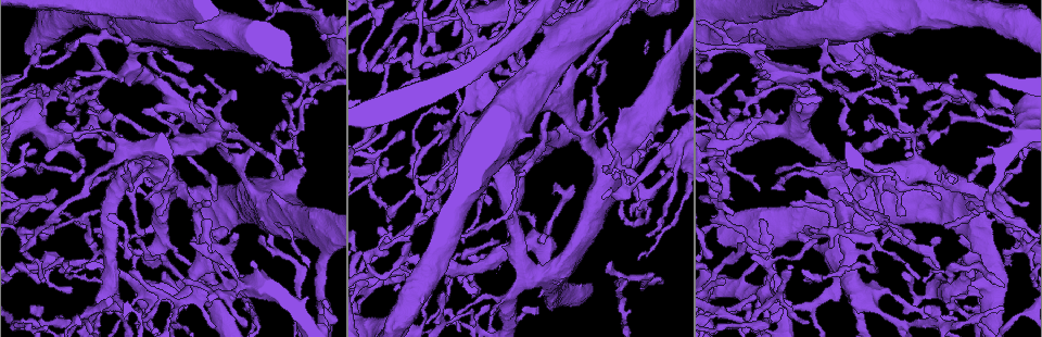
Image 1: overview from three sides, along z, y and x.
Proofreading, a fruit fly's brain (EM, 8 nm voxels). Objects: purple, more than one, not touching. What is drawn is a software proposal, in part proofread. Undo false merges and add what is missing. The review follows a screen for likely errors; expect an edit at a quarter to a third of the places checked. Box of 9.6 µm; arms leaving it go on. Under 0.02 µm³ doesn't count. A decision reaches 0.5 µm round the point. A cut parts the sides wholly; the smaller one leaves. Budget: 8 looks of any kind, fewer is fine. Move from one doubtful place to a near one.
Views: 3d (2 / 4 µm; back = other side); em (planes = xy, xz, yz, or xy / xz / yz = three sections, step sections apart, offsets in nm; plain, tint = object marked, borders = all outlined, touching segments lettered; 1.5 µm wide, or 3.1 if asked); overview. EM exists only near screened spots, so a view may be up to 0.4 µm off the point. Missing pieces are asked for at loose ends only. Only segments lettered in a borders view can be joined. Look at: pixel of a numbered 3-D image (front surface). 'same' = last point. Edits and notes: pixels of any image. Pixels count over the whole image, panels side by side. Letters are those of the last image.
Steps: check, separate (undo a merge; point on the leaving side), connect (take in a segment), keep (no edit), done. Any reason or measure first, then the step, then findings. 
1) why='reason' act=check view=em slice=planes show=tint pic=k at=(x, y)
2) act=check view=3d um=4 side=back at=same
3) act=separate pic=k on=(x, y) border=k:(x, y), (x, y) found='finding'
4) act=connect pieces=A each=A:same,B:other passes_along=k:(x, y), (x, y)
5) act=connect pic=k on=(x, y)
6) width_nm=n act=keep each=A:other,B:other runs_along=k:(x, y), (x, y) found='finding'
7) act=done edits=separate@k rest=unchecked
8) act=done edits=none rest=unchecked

why='free end' act=check view=em slice=planes show=borders pic=1 at=(143, 108)

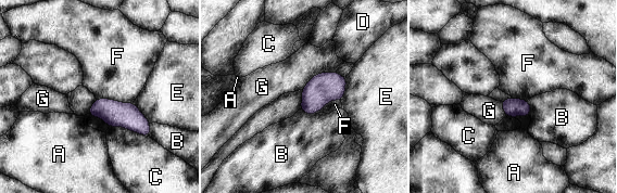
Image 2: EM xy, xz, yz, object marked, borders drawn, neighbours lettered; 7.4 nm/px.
longest_contact=C:320nm act=keep each=A:other,B:other,C:other,D:other,E:other,F:other,G:other border=2:(96, 98), (133, 102) found='none of them fits'

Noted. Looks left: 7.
why='long arm stops here' act=check view=em slice=xy step=4 show=tint pic=1 at=(934, 86)

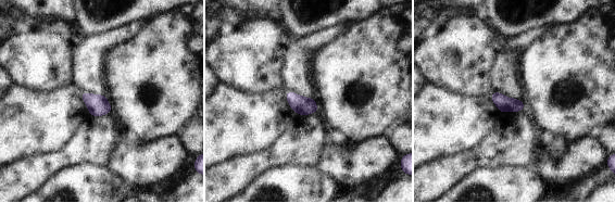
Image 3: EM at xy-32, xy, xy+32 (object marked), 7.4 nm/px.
why='cut it another way' act=check view=em slice=xz step=4 show=borders at=same

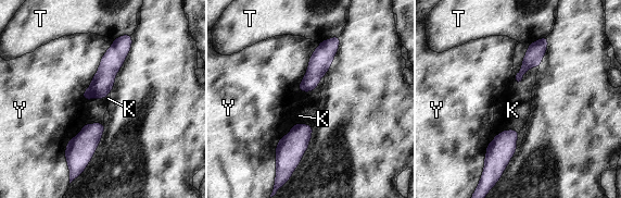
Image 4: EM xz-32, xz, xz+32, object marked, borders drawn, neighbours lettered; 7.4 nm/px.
act=keep each=K:other,T:other,Y:other border=4:(113, 39), (83, 93), (84, 101) found='no lettered segment goes on from it'

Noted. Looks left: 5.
act=check view=em slice=xy step=8 show=borders pic=1 at=(948, 229)

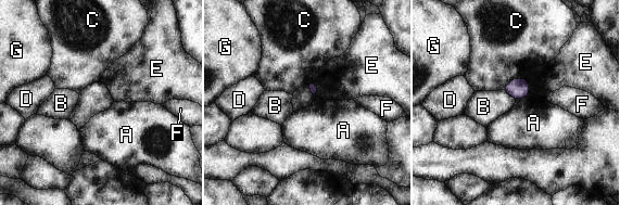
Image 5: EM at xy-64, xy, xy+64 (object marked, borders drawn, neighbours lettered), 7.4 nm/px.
act=keep each=A:other,B:other,C:other,D:other,E:other,F:other,G:other border=5:(530, 92), (516, 100) found='none of them fits'

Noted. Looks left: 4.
act=done edits=none rest=unchecked

